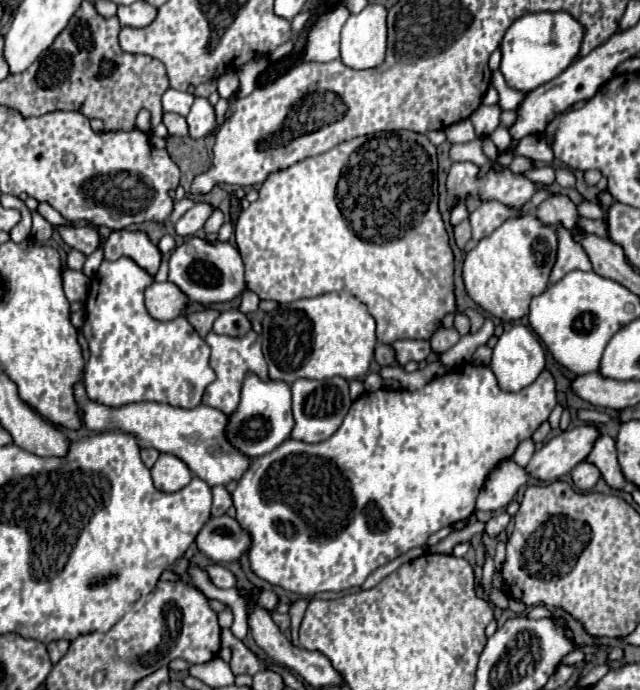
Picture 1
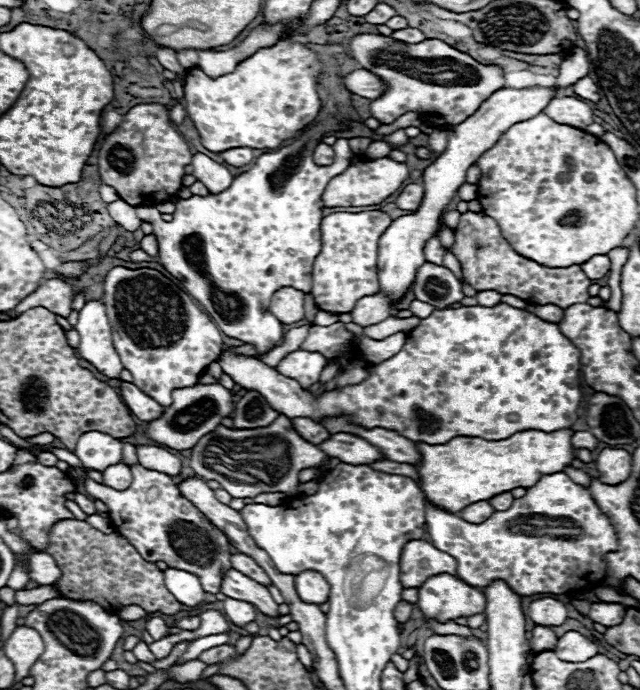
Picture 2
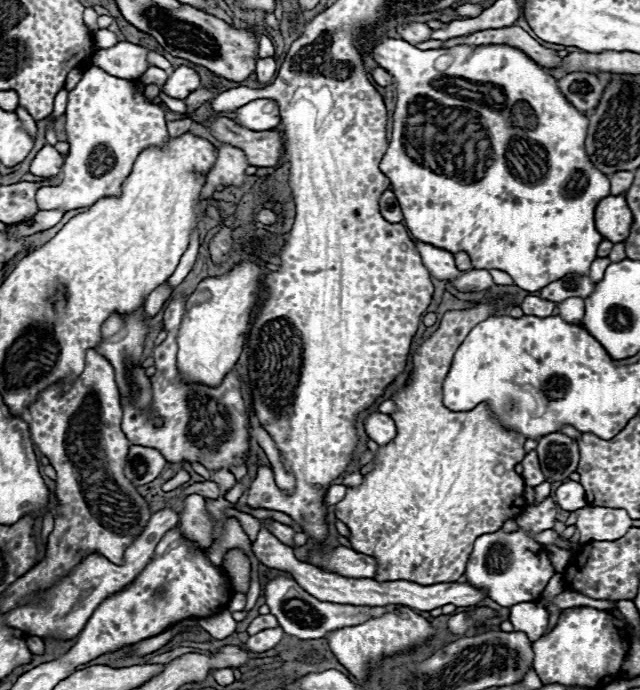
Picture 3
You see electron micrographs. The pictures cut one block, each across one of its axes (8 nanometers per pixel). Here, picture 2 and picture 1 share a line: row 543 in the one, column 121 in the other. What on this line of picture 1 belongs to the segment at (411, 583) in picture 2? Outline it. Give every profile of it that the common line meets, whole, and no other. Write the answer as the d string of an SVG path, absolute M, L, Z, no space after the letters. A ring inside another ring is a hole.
M82 384L76 386L76 400L84 410L84 426L90 430L104 430L104 428L118 428L136 436L140 446L156 448L166 454L174 454L186 462L194 476L202 478L210 486L226 486L228 482L238 482L240 474L248 470L252 458L244 458L240 450L232 450L228 446L228 438L224 438L224 426L228 426L228 416L220 410L212 410L212 406L198 406L194 410L176 408L170 404L156 404L156 402L140 402L128 404L122 408L106 408L102 404L94 404L86 398L86 390Z

